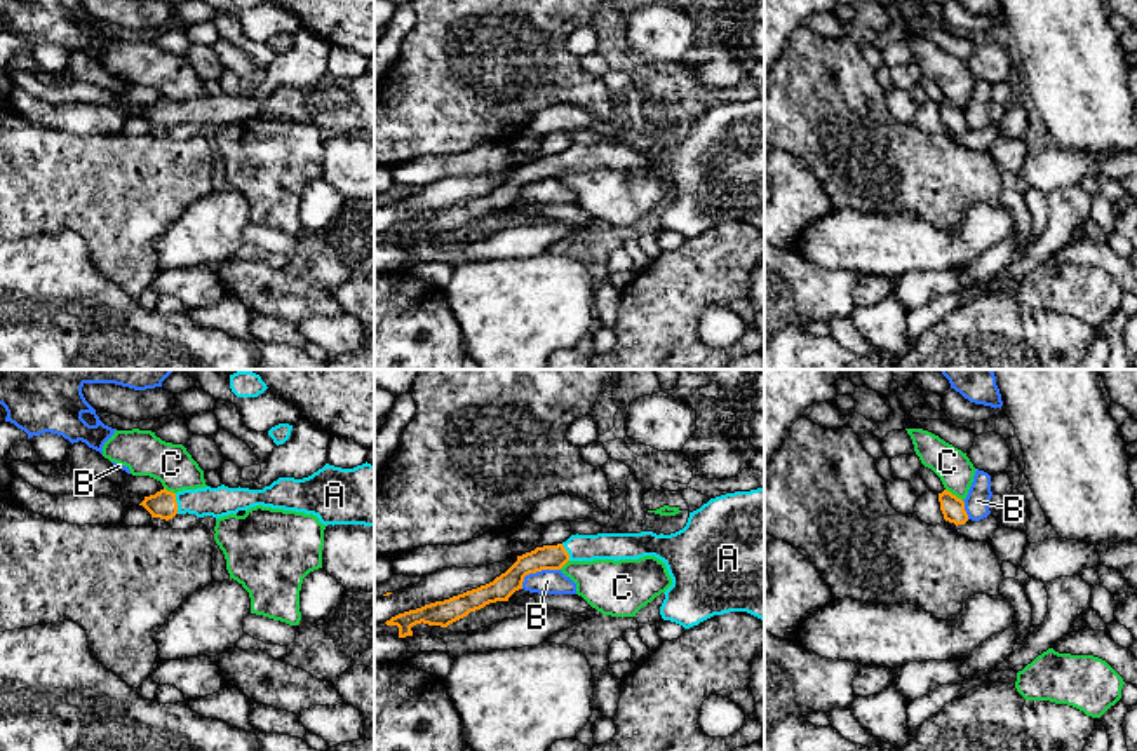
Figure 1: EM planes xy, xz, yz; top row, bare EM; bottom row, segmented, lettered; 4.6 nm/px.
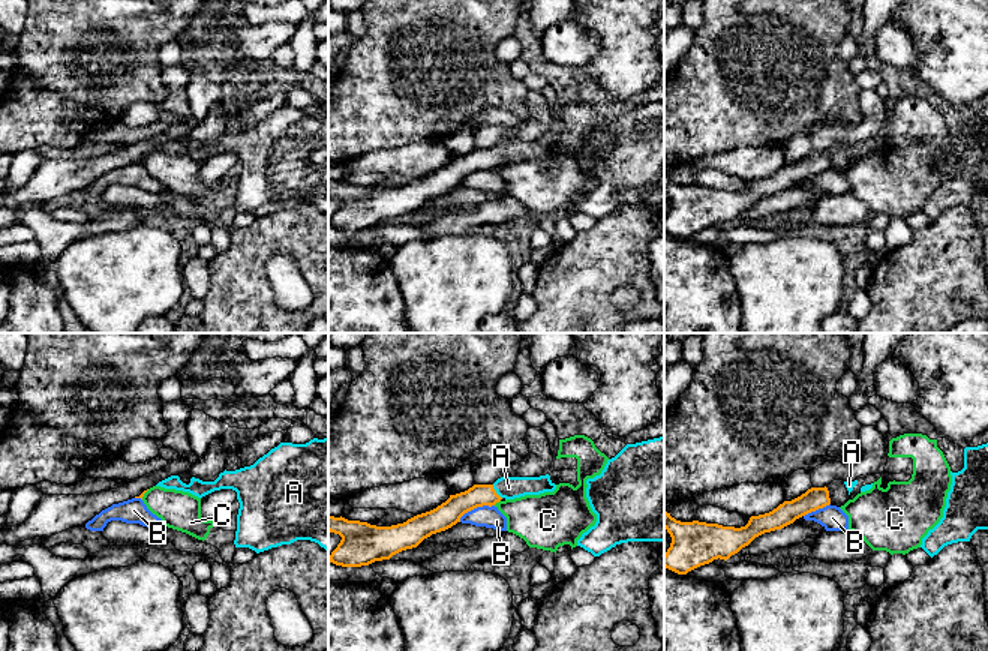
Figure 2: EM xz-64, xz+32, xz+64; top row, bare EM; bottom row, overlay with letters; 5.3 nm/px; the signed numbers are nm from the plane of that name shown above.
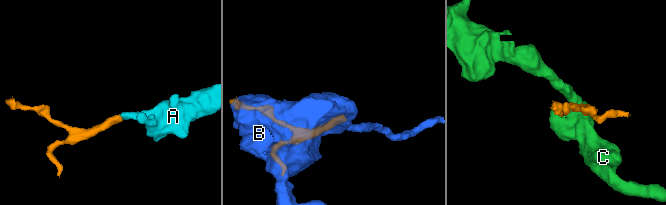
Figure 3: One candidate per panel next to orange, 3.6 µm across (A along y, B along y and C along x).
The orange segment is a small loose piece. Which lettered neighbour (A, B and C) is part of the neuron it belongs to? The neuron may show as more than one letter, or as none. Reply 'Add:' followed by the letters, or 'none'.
Add: A

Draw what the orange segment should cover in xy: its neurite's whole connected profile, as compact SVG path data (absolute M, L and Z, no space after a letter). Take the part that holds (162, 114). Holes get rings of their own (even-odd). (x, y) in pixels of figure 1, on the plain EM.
M326 73L308 87L279 87L263 99L197 98L178 103L165 98L139 113L151 127L176 124L223 127L256 115L313 124L322 134L364 134L374 138L374 75L341 78Z

